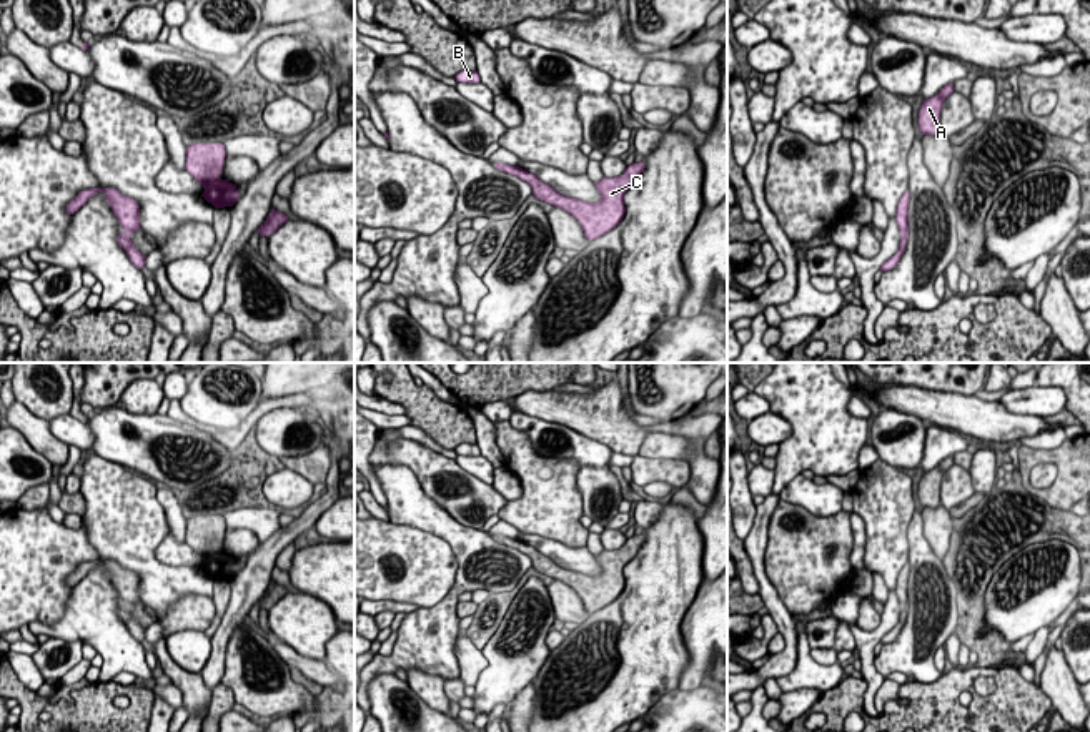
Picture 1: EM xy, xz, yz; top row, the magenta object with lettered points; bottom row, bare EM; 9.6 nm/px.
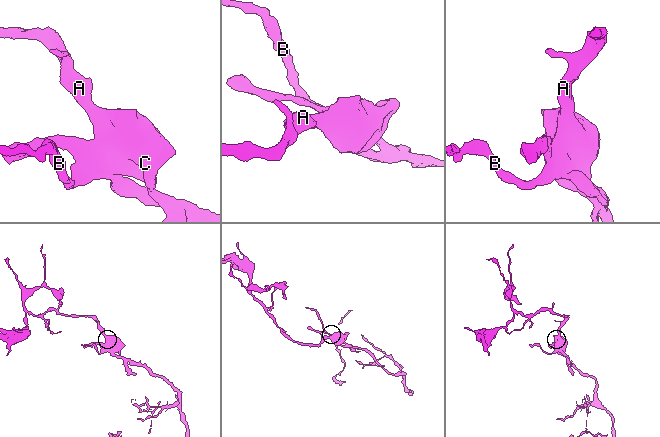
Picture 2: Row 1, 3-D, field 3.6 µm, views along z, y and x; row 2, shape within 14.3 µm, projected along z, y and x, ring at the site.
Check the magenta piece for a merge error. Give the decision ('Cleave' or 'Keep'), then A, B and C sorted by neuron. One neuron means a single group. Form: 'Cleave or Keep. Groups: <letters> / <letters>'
Cleave. Groups: A C / B

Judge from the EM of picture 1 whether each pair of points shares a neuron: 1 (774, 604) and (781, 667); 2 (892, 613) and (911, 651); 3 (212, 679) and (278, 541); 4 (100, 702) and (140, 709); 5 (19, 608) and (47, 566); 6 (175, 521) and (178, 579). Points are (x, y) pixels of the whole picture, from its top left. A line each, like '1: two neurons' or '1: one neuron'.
1: one neuron
2: two neurons
3: one neuron
4: one neuron
5: one neuron
6: two neurons

